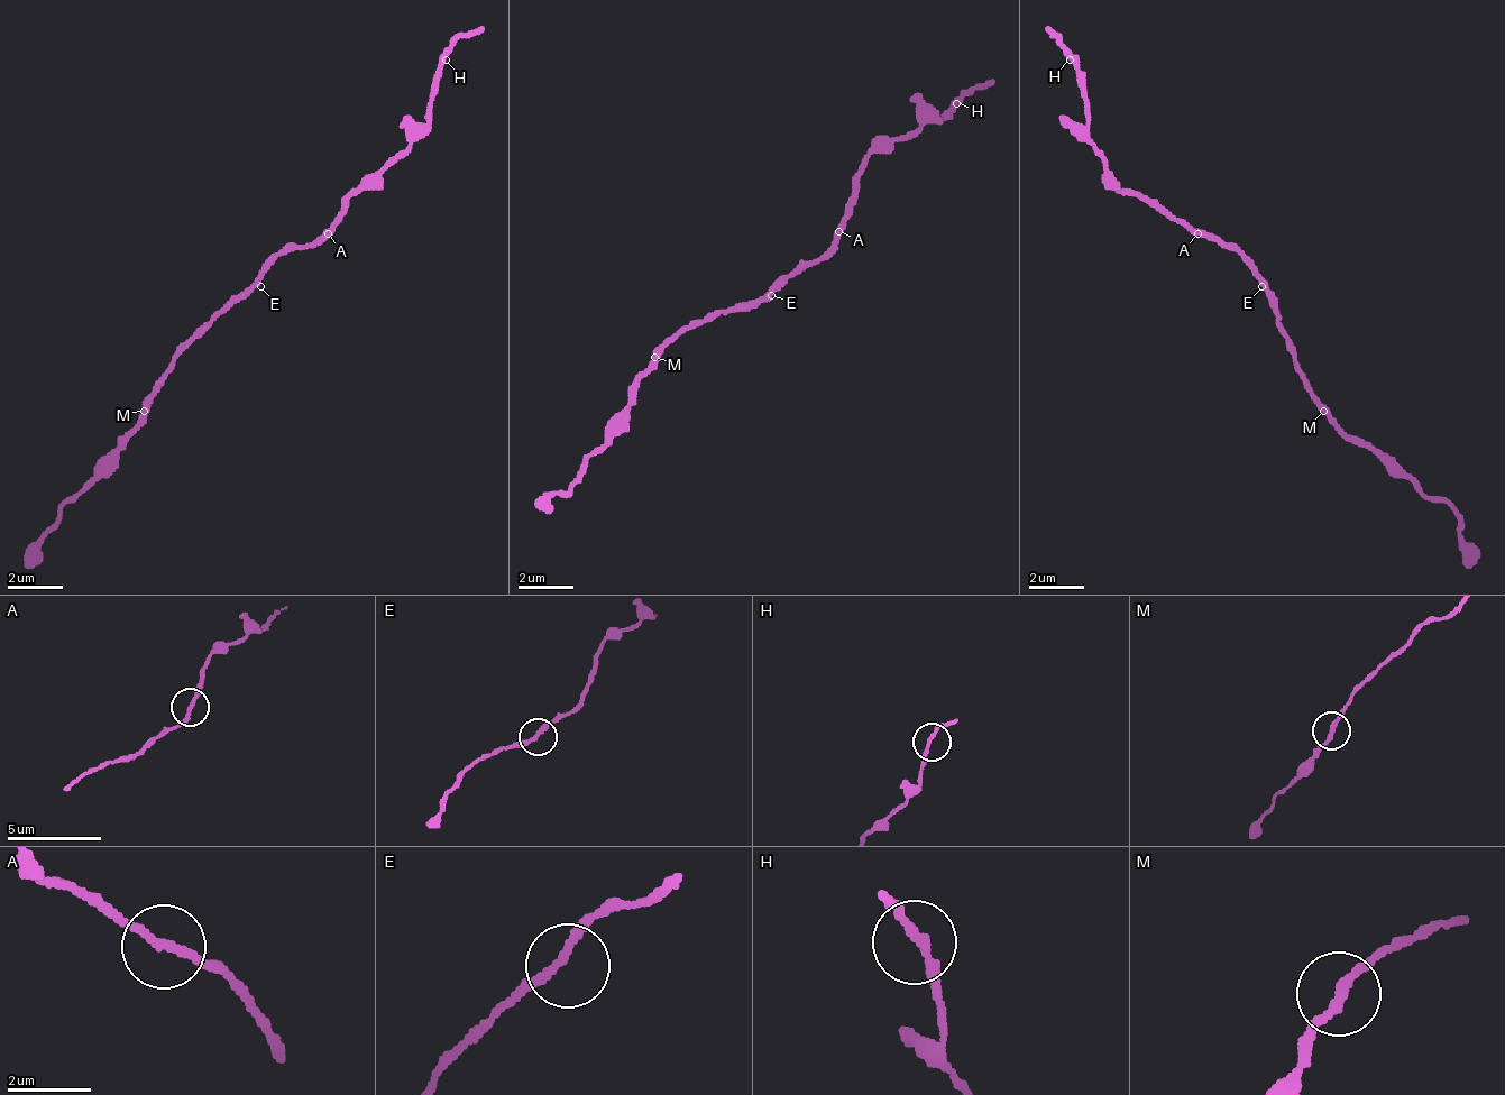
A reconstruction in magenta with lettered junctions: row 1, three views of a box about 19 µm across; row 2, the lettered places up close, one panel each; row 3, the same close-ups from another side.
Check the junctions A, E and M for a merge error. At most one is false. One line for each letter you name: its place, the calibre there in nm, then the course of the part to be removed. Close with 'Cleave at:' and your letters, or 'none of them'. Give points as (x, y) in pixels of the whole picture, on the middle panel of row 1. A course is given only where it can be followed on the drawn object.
Cleave at: none of them

